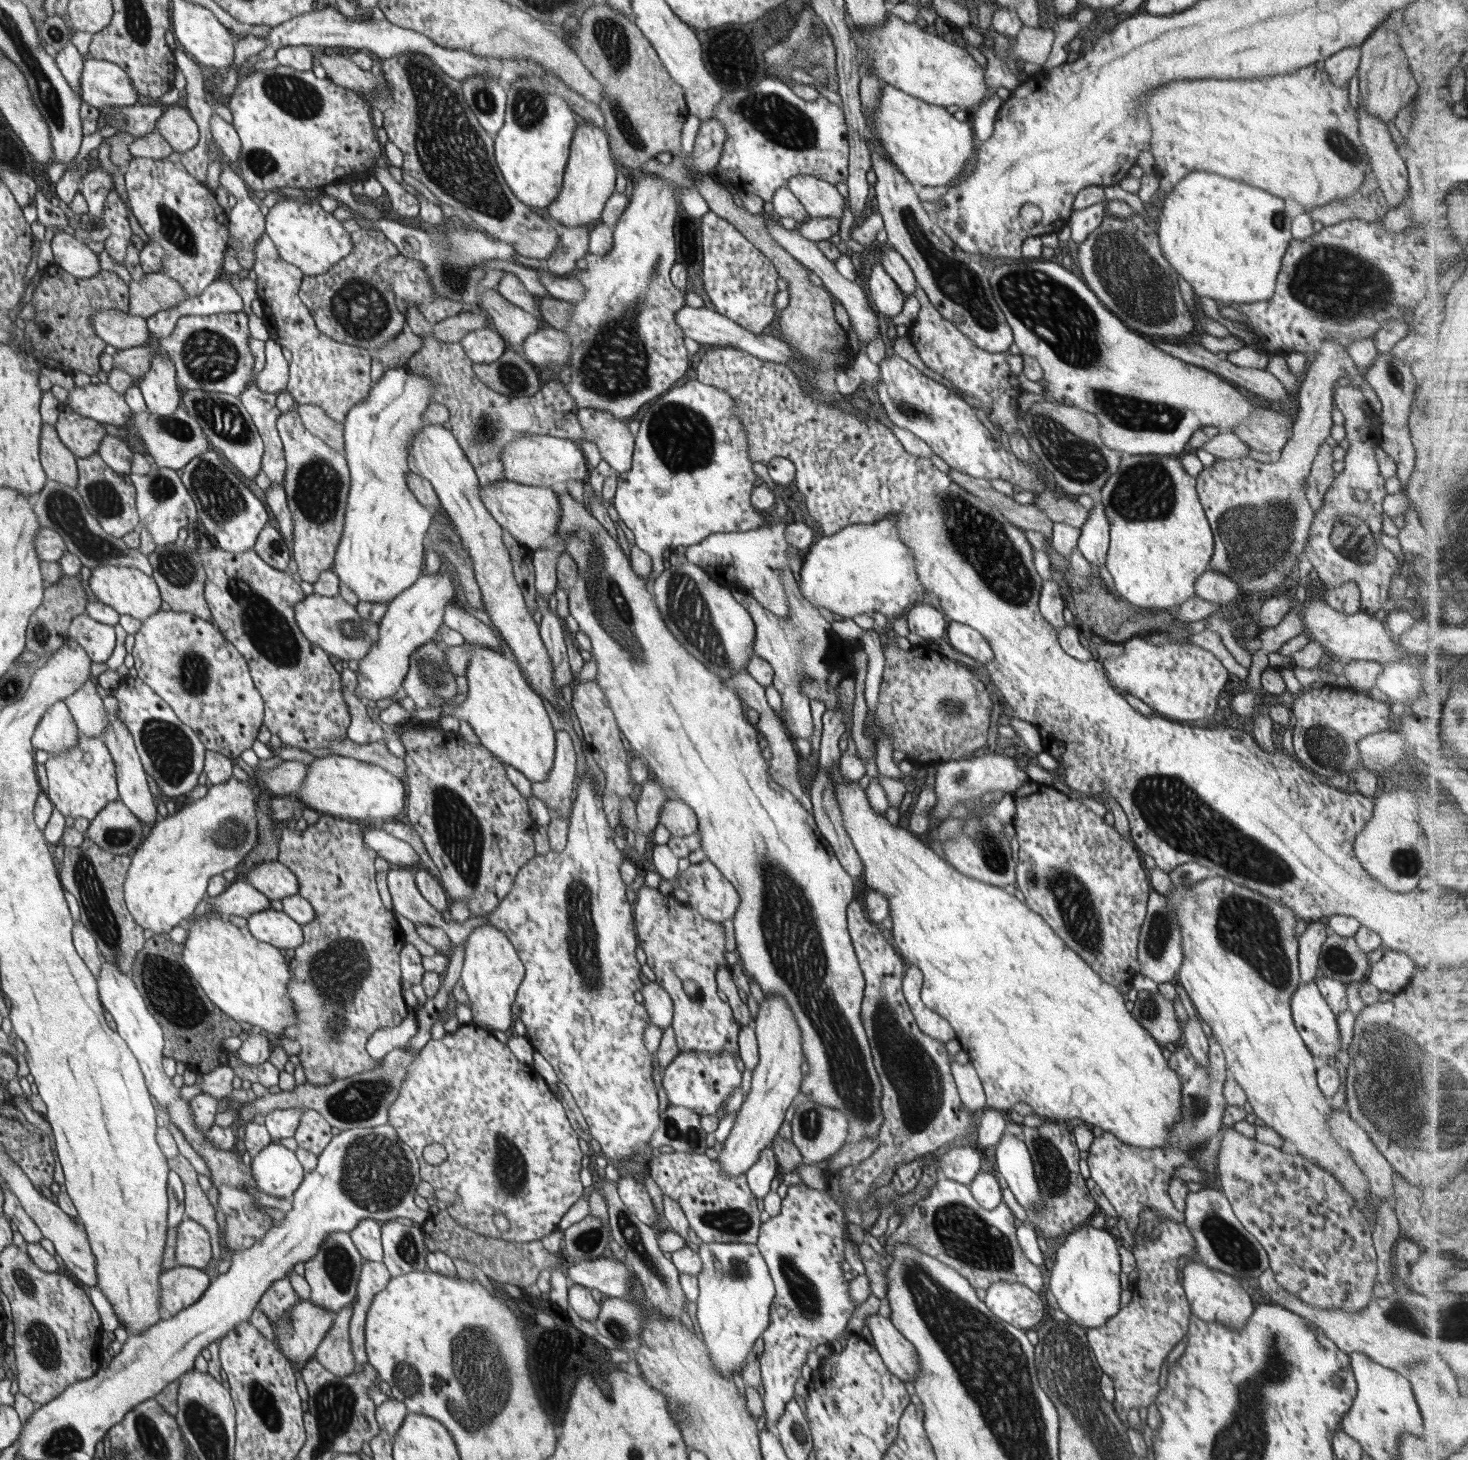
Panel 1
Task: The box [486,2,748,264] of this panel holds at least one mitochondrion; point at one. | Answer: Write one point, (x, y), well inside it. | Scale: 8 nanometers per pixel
(613, 40)

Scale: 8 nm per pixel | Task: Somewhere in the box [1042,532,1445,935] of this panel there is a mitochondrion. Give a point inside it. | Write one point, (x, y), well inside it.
(1174, 812)

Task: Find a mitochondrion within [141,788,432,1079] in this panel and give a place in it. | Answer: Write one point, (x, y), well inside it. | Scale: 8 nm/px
(337, 971)

